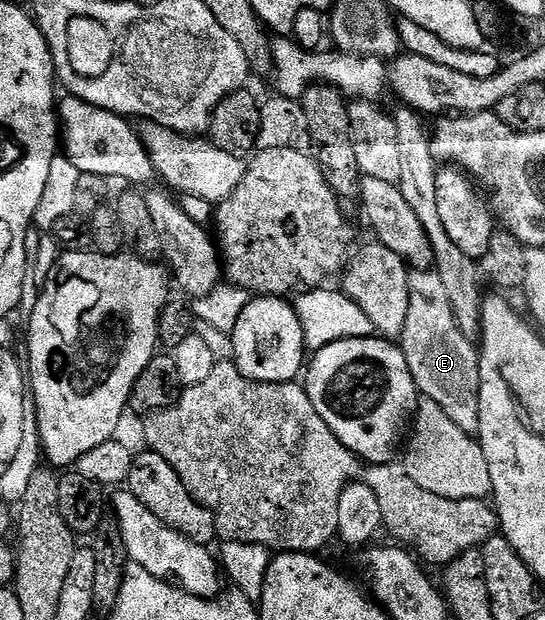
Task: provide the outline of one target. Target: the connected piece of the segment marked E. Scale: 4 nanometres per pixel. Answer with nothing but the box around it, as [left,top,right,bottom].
[402,271,480,435]

